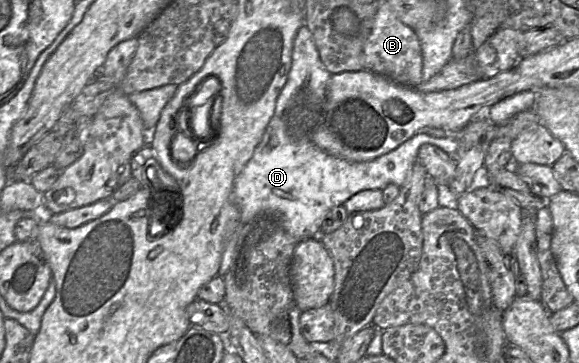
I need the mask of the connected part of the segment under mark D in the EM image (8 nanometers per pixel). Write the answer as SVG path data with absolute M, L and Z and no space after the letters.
M303 25L293 41L291 69L277 97L274 114L234 184L233 198L241 225L259 215L273 215L295 241L310 237L321 241L320 227L331 208L342 205L362 190L383 190L388 184L402 187L409 179L422 144L435 145L449 155L456 154L458 138L435 138L425 133L415 134L394 150L370 161L351 162L322 151L313 142L313 132L322 113L331 75L320 59L312 33Z

